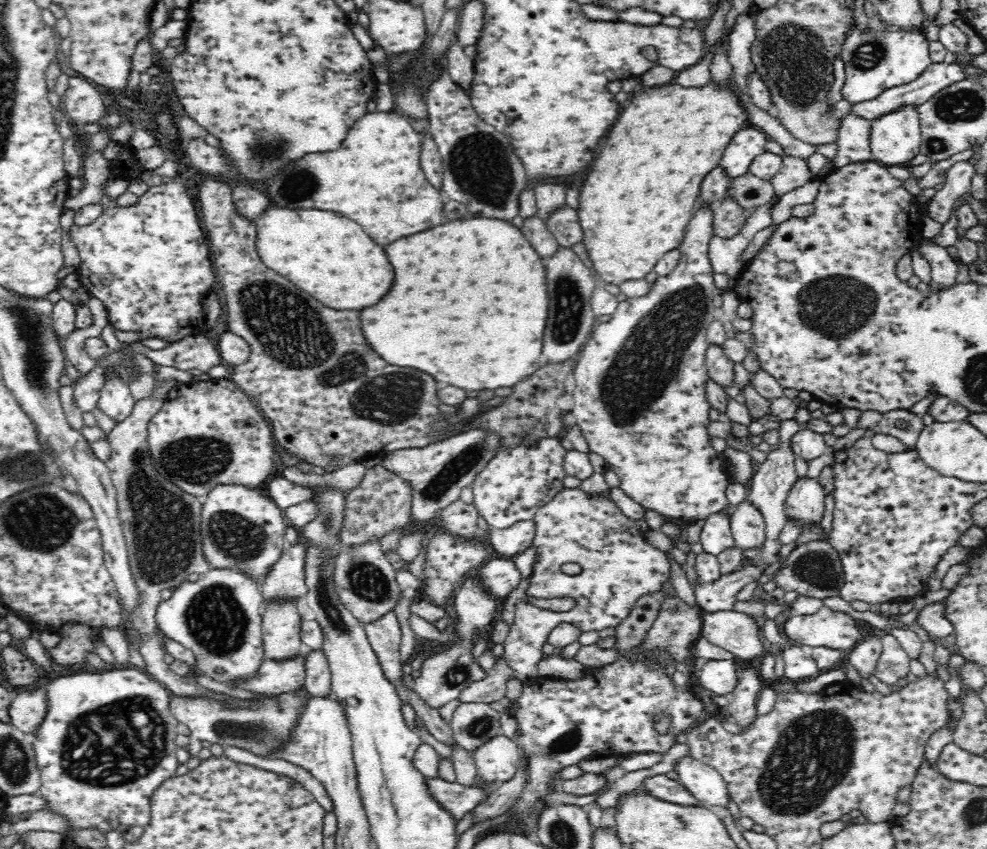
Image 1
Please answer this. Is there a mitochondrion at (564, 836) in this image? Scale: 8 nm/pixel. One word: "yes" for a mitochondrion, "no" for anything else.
yes

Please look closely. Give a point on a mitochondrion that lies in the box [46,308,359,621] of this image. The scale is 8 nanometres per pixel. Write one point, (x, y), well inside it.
(165, 534)

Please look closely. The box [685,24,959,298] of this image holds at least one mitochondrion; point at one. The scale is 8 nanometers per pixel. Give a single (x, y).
(869, 56)

